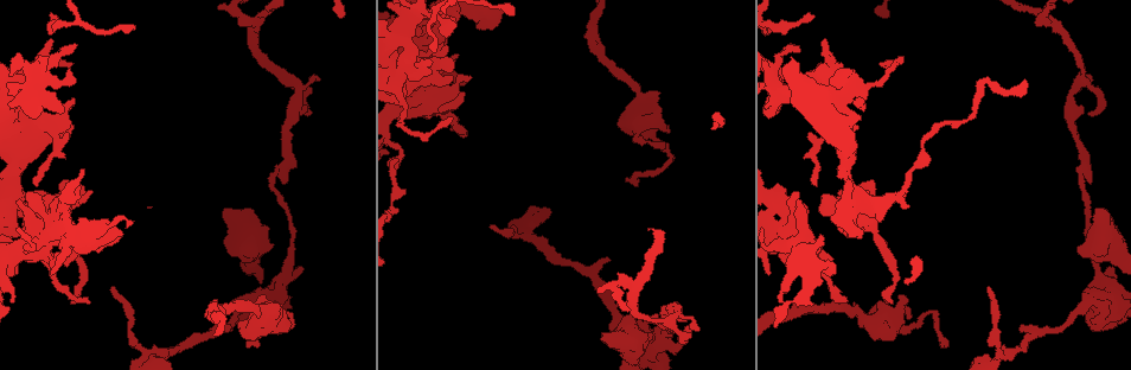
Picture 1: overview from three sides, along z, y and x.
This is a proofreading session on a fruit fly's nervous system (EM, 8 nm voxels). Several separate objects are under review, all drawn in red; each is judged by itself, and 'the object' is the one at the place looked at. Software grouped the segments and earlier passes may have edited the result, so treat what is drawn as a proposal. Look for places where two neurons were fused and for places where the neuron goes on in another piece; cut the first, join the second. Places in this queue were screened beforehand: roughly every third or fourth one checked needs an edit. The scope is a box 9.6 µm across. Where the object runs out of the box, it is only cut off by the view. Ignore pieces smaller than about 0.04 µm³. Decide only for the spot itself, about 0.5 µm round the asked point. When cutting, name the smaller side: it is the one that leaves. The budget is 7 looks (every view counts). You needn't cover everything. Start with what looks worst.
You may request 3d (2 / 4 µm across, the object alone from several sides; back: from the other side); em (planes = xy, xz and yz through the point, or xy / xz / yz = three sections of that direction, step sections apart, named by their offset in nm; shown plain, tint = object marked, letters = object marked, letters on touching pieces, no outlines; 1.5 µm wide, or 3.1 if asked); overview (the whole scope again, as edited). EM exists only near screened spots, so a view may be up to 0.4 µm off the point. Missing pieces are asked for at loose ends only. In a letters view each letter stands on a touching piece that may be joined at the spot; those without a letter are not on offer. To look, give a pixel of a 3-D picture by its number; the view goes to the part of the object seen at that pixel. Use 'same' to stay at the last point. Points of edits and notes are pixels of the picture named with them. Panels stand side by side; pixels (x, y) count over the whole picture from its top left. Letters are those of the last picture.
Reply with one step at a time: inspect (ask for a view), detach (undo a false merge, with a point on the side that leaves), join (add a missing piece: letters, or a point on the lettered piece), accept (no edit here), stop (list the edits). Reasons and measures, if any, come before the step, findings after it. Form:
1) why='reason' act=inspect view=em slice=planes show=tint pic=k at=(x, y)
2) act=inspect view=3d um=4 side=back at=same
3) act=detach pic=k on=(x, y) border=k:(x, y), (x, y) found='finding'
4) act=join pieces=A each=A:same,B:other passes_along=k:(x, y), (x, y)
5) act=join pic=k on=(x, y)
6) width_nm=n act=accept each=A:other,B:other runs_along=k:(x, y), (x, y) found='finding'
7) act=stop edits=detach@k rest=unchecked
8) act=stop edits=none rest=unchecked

why='branch stops here' act=inspect view=3d um=4 side=back pic=1 at=(225, 209)

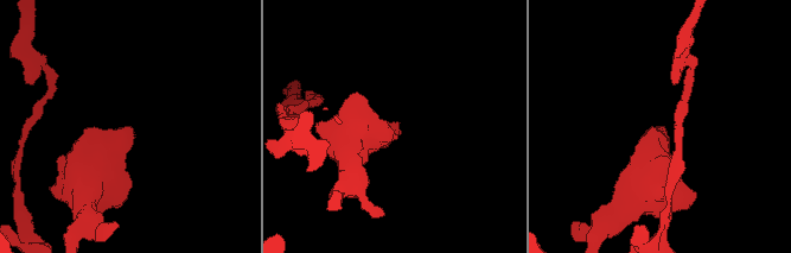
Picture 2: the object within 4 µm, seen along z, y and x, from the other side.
why='need the tissue' act=inspect view=em slice=planes show=plain pic=2 at=(396, 132)

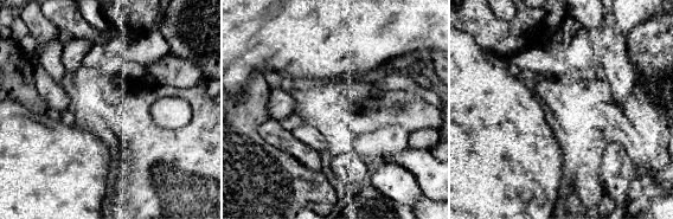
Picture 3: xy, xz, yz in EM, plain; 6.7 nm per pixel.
why='see the neighbours' act=inspect view=em slice=planes show=letters at=same

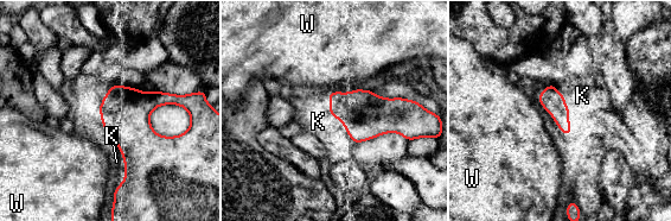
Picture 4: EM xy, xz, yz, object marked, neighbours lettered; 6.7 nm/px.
longest_contact=K:360nm act=join pieces=K each=K:same,W:other found='the neuron continues'

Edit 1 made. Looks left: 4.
why='free end' act=inspect view=em slice=planes show=tint pic=1 at=(682, 346)

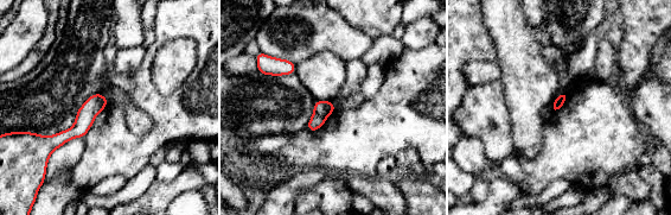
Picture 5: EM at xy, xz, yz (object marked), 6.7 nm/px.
act=inspect view=em slice=planes show=letters at=same

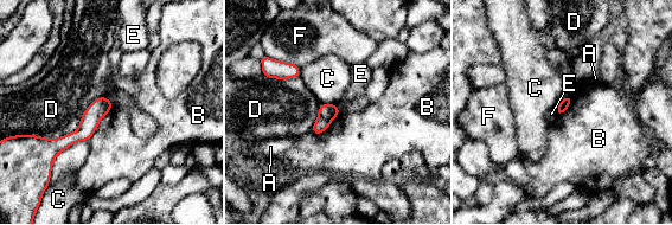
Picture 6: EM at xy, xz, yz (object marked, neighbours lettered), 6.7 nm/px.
act=accept each=A:other,B:other,C:other,D:other,E:other,F:other runs_along=6:(108, 103), (76, 136), (57, 143) found='none of them fits'

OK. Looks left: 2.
act=stop edits=join@4 rest=unchecked

